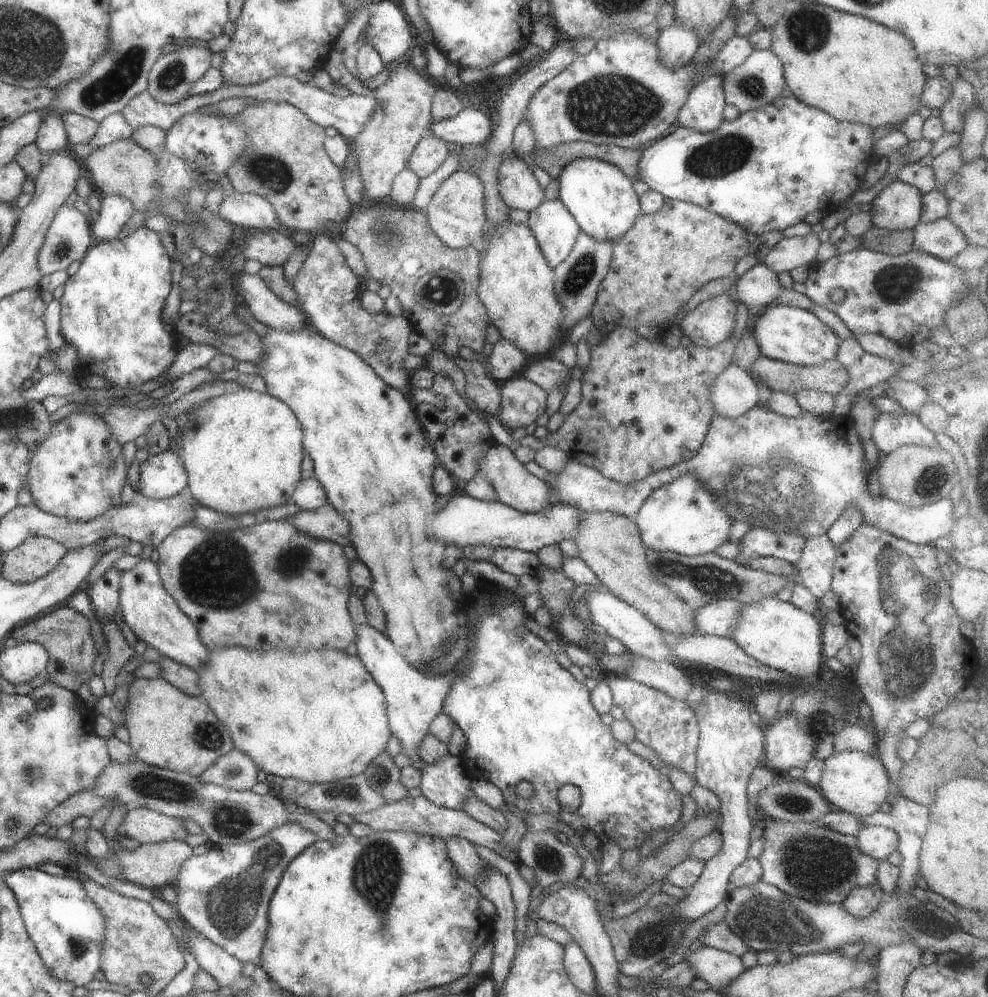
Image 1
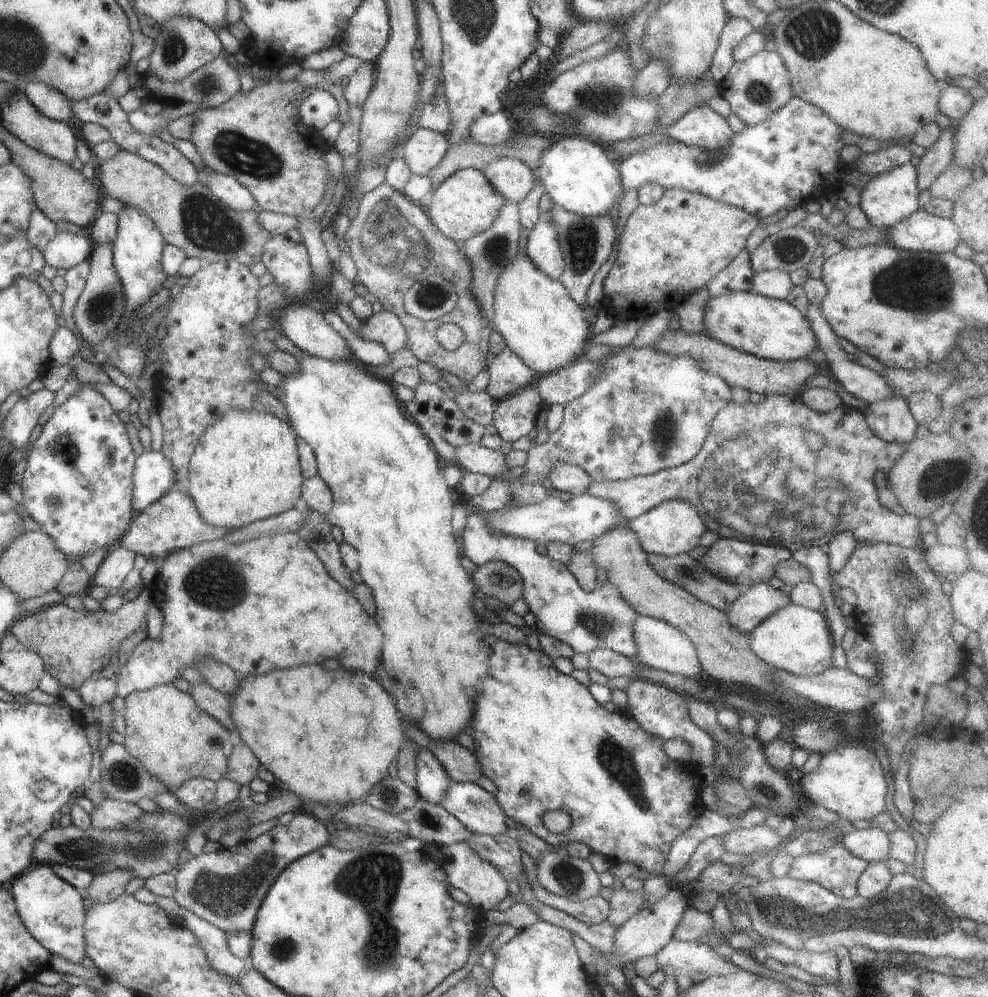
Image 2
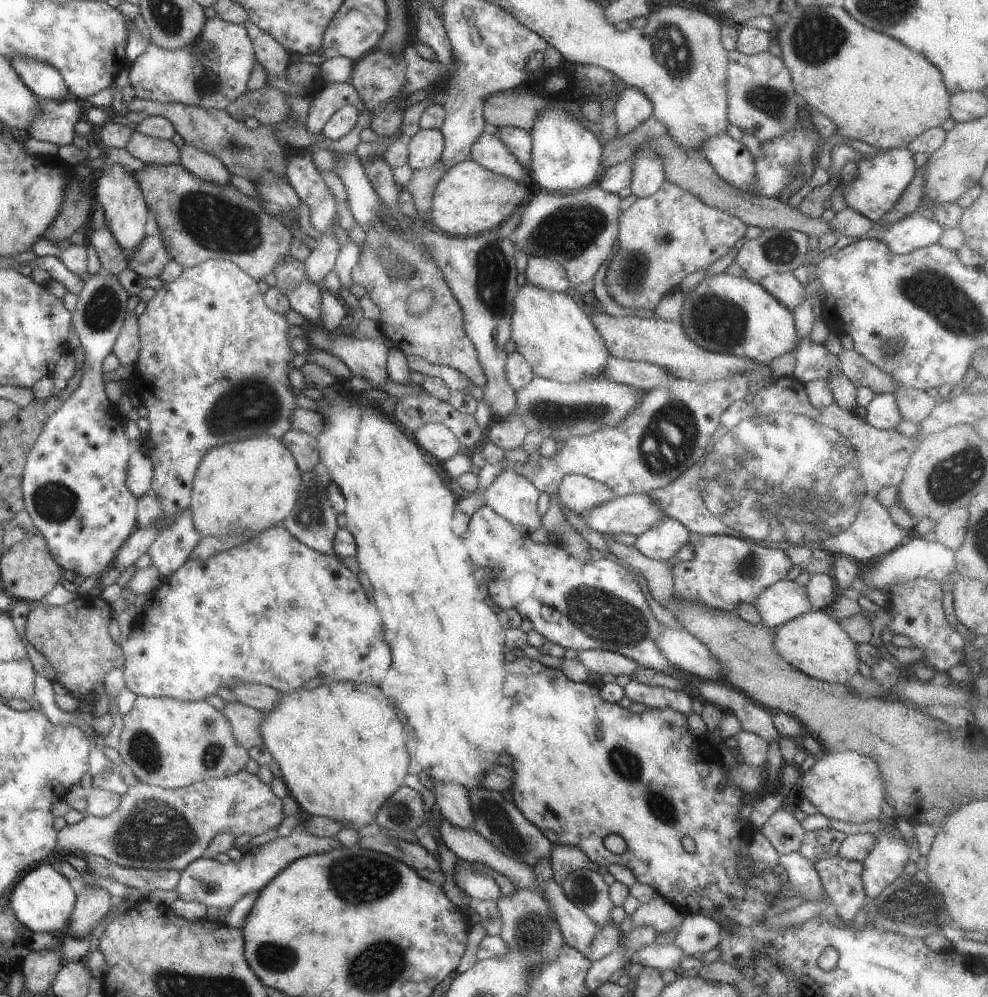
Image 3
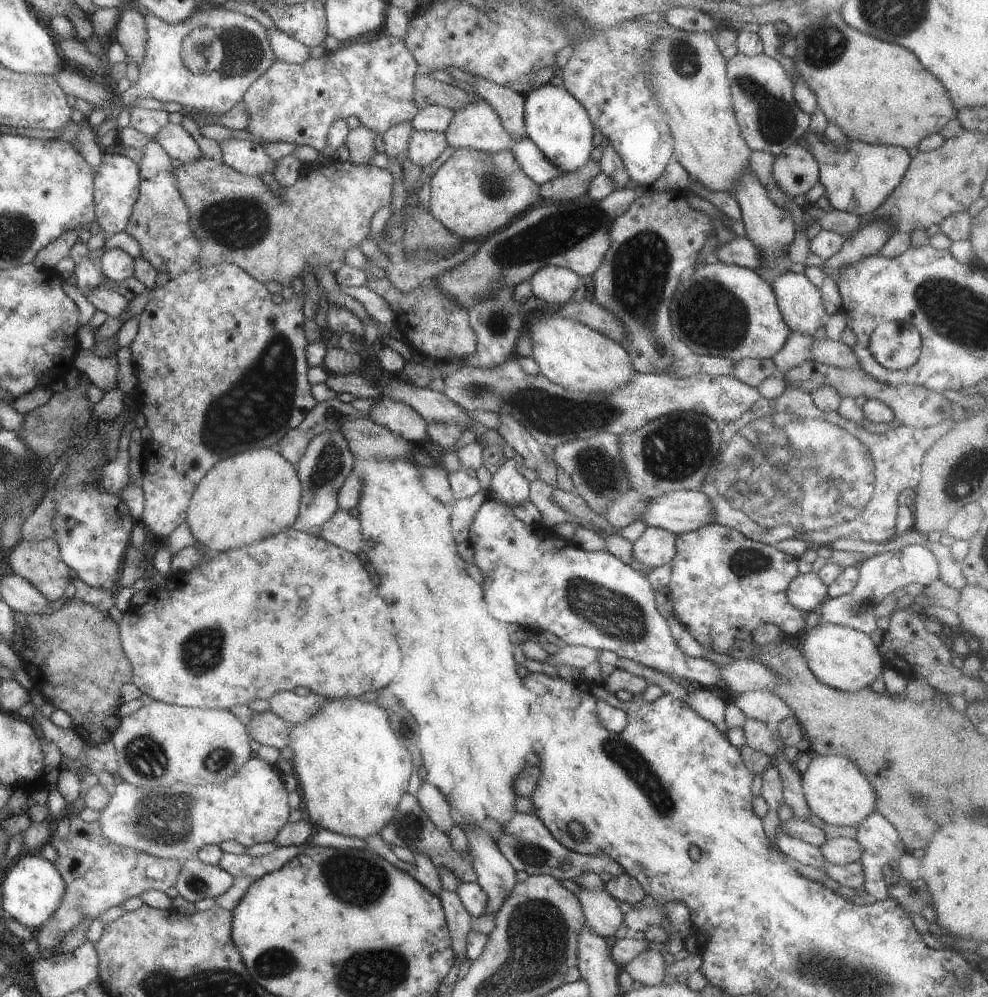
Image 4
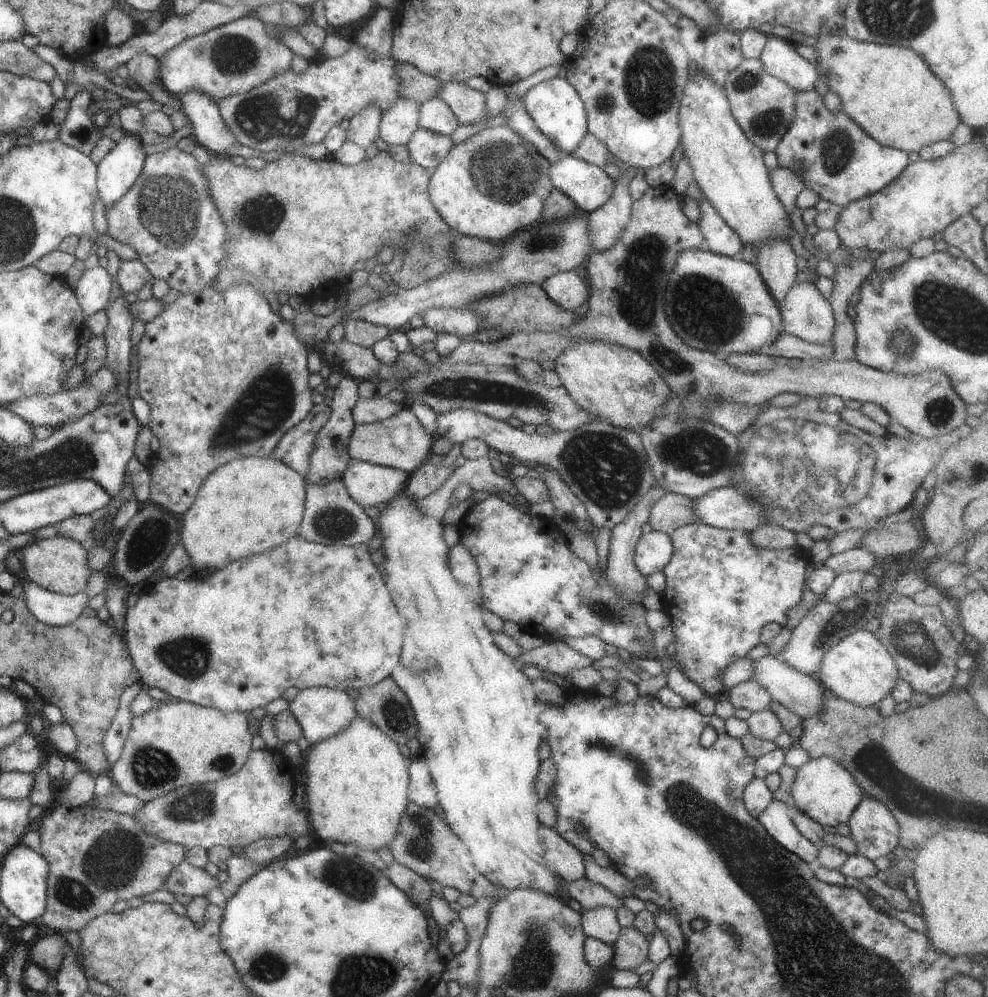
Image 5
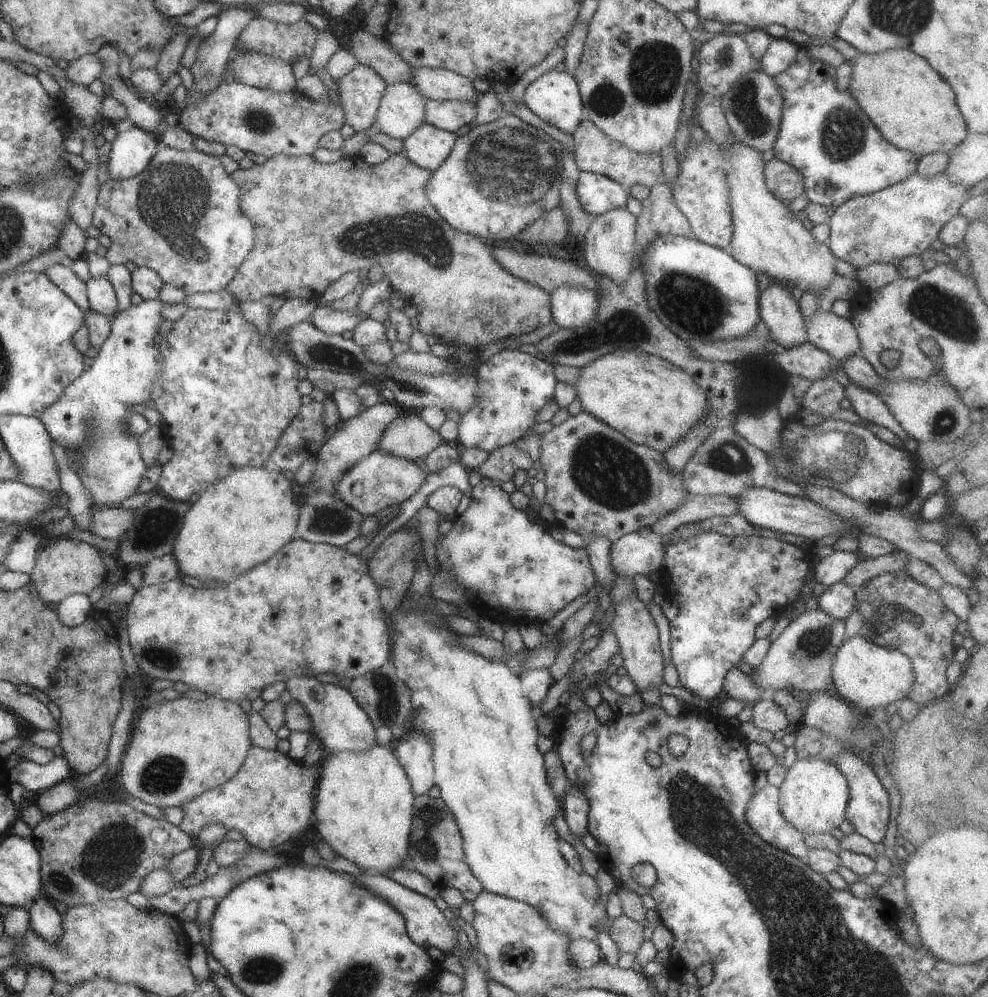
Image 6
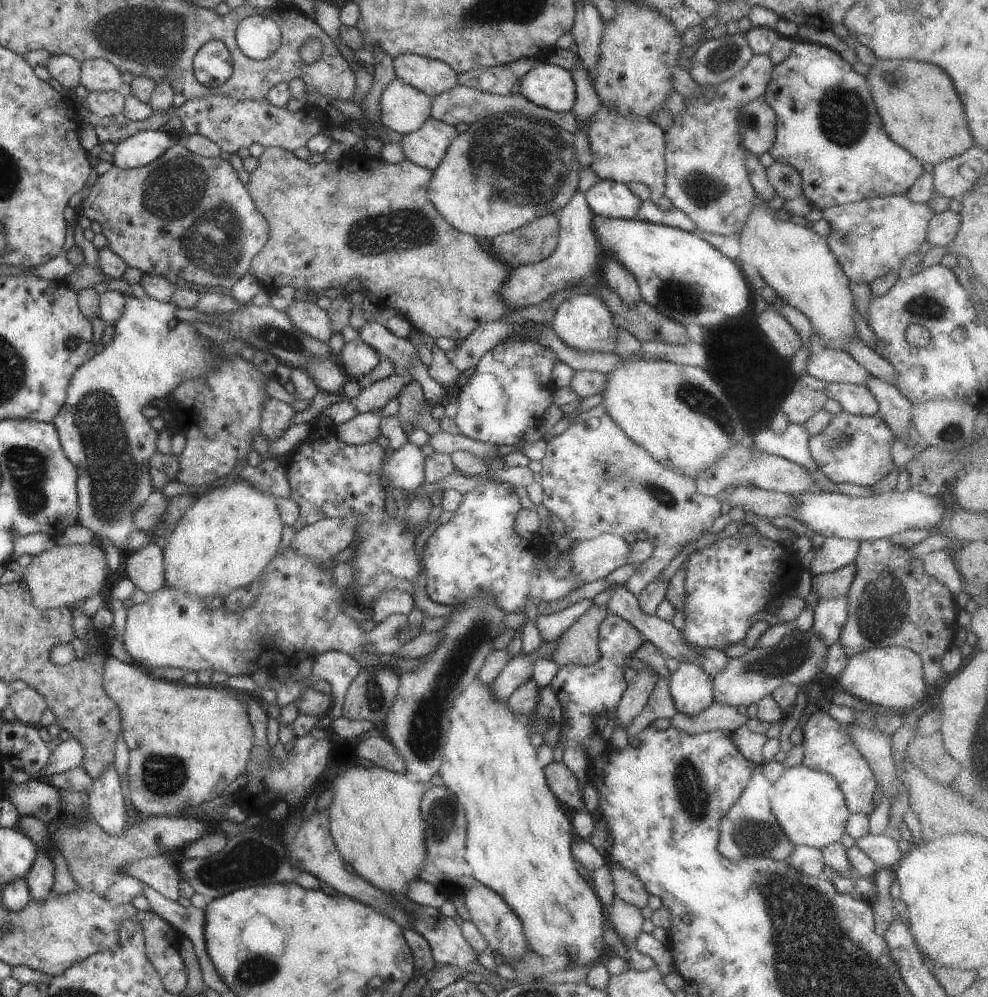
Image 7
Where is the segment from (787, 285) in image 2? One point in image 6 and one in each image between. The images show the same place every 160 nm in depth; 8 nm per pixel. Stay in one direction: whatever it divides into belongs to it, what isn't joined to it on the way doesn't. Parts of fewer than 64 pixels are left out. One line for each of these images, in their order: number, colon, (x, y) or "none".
3: (784, 287)
4: (799, 303)
5: (807, 315)
6: (834, 335)

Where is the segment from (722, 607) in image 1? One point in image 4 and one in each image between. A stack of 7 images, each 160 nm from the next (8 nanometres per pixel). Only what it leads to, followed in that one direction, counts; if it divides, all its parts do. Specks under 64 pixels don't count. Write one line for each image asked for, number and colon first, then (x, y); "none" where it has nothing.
2: (749, 608)
3: (783, 600)
4: (805, 592)

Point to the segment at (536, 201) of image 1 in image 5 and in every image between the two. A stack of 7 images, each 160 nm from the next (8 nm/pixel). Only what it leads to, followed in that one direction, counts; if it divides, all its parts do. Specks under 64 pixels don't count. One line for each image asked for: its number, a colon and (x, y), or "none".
2: (511, 179)
3: (488, 152)
4: (476, 126)
5: (468, 106)

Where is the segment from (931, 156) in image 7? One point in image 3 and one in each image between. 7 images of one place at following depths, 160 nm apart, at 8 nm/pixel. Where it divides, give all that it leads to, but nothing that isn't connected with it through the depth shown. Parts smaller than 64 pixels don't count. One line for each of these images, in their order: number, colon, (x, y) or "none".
3: (875, 90)
4: (876, 93)
5: (888, 92)
6: (913, 110)

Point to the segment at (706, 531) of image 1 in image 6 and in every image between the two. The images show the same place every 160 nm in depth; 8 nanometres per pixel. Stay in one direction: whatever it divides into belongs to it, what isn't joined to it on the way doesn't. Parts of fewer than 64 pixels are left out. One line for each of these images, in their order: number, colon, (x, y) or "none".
2: (673, 527)
3: (662, 540)
4: (655, 547)
5: (652, 551)
6: (631, 554)

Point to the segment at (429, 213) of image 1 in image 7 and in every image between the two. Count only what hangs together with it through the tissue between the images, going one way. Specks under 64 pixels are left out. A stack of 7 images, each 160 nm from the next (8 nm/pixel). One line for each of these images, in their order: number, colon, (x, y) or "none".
2: (463, 205)
3: (467, 200)
4: (471, 194)
5: (489, 186)
6: (492, 182)
7: (505, 170)

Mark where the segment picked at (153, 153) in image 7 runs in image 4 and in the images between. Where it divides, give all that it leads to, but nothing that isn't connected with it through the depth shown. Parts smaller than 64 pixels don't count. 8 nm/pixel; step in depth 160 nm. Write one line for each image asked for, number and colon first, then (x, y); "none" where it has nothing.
4: (115, 187)
5: (118, 169)
6: (131, 150)

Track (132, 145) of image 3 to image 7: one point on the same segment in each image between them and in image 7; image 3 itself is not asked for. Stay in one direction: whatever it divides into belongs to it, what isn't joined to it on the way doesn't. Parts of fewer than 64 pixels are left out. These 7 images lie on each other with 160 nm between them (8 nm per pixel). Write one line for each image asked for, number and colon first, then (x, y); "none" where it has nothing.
4: (158, 223)
5: (166, 217)
6: (180, 217)
7: (182, 213)

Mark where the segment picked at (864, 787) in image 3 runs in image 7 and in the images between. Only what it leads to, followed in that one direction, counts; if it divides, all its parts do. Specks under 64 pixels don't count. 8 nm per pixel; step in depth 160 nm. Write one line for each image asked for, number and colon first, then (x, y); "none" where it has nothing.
4: (835, 790)
5: (827, 793)
6: (813, 795)
7: (809, 807)

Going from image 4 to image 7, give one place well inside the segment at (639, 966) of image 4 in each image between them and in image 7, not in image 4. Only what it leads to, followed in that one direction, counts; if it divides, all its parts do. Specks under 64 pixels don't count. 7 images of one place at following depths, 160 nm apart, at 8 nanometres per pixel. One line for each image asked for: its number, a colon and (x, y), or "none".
5: (630, 948)
6: (626, 933)
7: (625, 919)

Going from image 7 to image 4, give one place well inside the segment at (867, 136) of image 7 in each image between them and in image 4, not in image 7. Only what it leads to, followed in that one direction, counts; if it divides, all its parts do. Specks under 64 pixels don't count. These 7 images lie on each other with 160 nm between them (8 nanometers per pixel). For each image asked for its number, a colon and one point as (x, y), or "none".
4: (857, 177)
5: (841, 164)
6: (823, 134)

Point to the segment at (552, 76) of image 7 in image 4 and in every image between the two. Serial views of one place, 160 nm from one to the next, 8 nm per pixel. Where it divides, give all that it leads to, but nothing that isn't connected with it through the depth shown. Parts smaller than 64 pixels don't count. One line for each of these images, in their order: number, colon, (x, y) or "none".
4: (558, 126)
5: (556, 111)
6: (553, 97)

